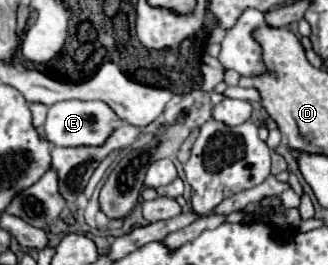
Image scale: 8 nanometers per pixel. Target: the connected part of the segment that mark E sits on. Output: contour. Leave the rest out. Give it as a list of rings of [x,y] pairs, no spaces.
[[[68,100],[50,106],[44,130],[46,130],[46,140],[50,140],[54,146],[100,146],[104,144],[104,140],[110,136],[112,128],[118,122],[120,120],[116,118],[116,114],[104,102]]]

